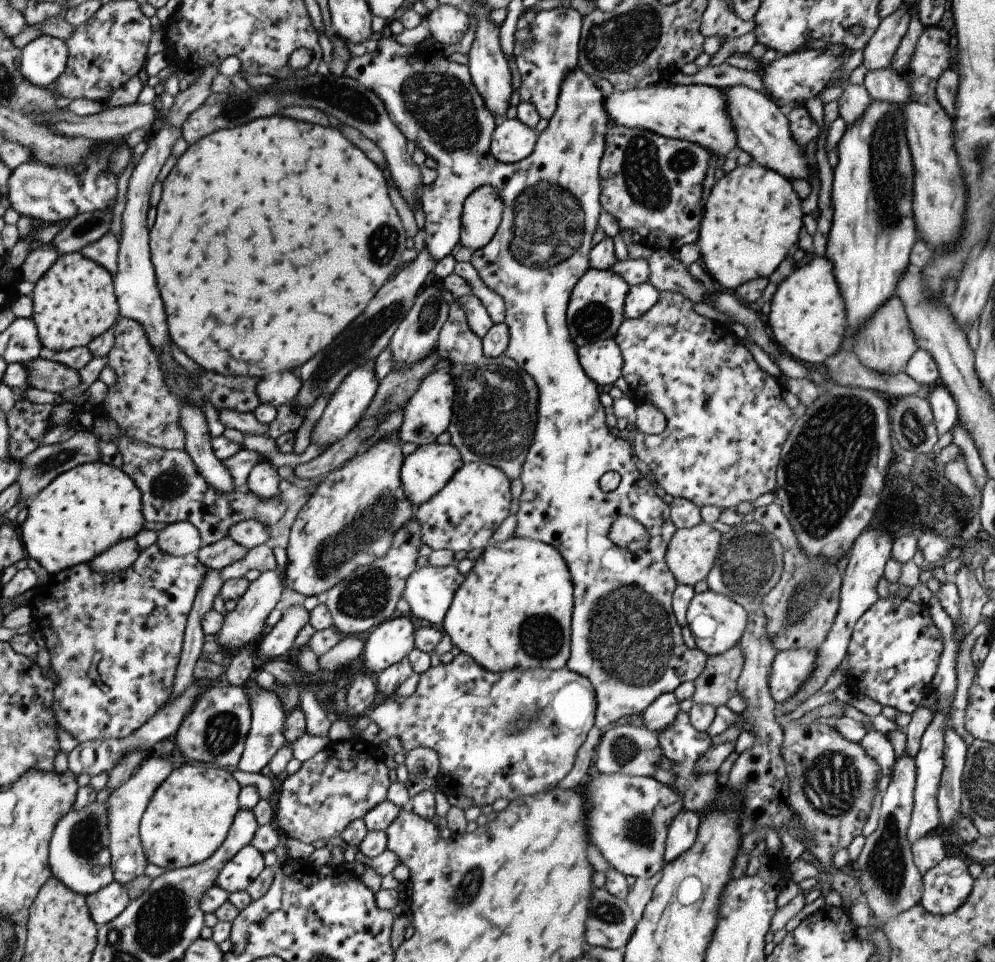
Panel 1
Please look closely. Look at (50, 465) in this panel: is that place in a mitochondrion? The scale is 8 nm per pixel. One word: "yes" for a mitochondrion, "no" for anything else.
yes

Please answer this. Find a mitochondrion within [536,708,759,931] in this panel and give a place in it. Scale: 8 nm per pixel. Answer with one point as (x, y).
(639, 830)

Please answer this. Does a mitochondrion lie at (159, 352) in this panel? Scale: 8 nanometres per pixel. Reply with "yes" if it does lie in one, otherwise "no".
no

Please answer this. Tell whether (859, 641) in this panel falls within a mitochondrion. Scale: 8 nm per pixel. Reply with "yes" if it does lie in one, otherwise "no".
no

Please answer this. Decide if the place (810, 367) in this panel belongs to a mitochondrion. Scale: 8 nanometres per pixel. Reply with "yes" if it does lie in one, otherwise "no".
no

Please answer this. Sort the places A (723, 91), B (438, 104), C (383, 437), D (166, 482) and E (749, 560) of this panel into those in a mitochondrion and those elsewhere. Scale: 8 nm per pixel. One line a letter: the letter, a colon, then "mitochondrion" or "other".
A: other
B: mitochondrion
C: other
D: mitochondrion
E: mitochondrion

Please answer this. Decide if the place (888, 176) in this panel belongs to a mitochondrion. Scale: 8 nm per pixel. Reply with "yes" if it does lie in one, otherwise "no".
yes

